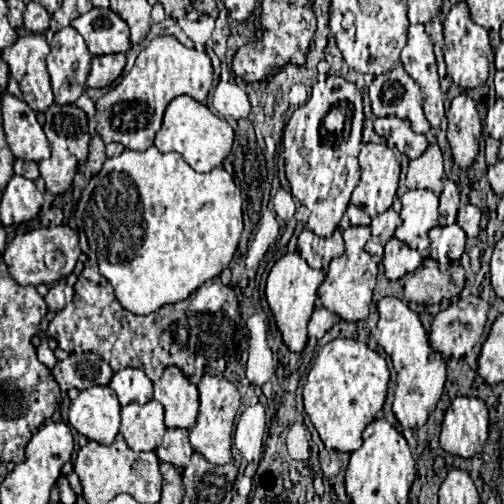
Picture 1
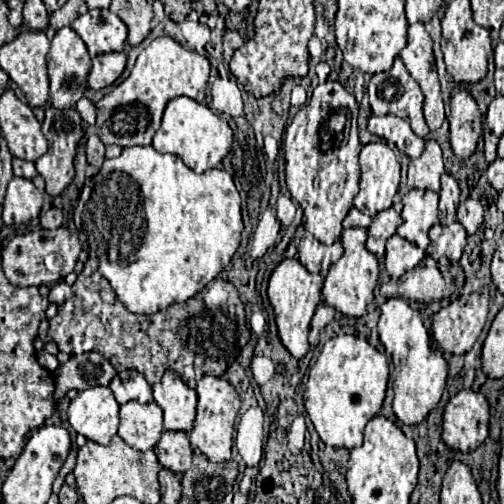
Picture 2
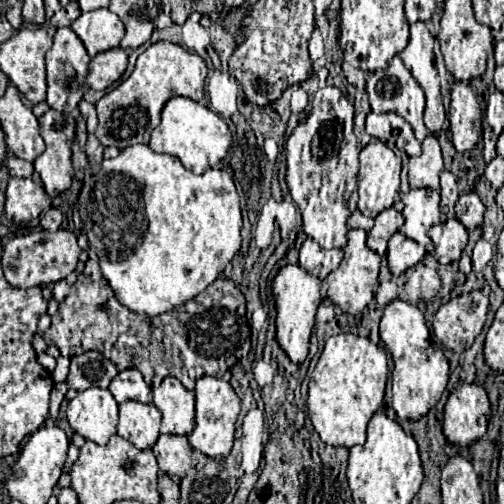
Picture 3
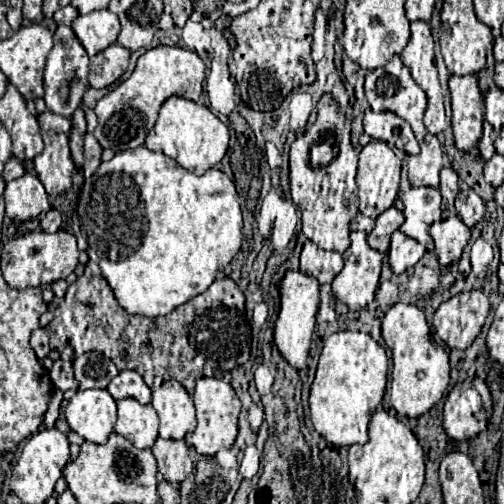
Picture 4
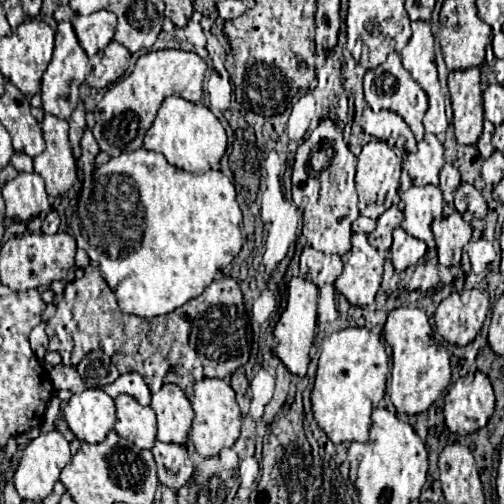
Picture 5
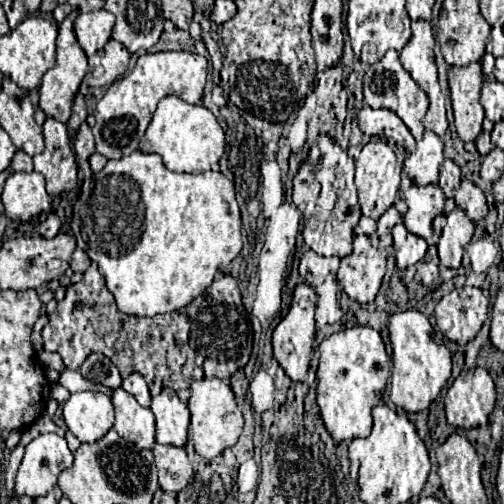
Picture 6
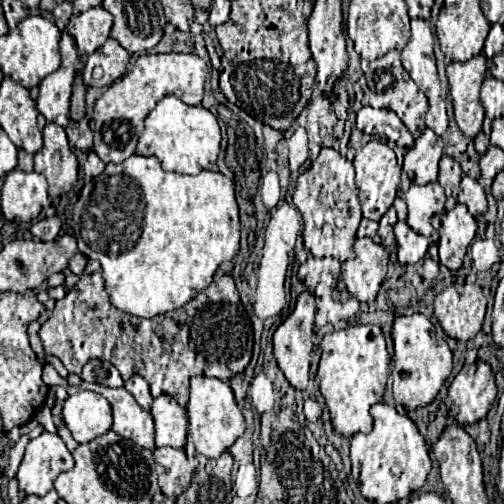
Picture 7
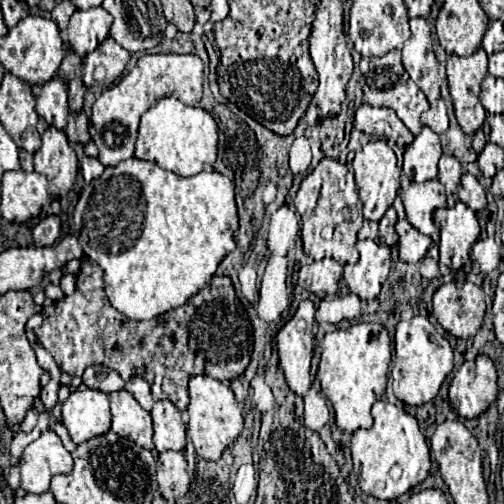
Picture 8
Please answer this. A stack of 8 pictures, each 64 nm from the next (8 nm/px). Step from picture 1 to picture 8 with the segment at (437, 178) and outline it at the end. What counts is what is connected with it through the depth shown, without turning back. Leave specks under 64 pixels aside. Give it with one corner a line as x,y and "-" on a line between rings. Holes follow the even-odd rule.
422,126
422,132
404,152
404,174
414,182
432,180
438,174
440,156
440,138
428,126

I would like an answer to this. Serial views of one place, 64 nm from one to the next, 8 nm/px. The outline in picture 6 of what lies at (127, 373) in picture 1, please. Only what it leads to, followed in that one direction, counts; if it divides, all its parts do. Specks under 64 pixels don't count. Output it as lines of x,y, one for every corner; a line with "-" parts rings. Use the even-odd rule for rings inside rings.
130,374
128,378
122,380
122,388
126,392
130,392
140,406
148,408
150,406
150,390
148,390
148,384
146,380
140,376
140,374

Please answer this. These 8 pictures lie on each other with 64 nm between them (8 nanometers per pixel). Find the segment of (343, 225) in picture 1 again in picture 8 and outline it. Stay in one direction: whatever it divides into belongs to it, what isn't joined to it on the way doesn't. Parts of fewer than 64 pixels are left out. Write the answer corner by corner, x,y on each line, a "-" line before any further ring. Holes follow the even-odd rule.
364,220
362,230
358,232
358,240
366,240
366,238
376,238
378,236
378,222
372,220

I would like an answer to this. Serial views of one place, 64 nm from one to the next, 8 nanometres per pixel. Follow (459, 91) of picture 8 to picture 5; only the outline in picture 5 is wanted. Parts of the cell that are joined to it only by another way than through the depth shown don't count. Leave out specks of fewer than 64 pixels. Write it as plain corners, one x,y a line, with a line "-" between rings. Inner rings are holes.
480,68
452,70
448,74
448,88
454,110
454,130
460,144
476,144
482,134
482,88

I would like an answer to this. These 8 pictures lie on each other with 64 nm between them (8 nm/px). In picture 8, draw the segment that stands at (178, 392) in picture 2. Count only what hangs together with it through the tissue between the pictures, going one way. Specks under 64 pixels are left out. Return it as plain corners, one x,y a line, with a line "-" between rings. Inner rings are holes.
158,400
150,414
154,420
154,448
158,452
184,450
186,426
182,422
180,410
168,400

